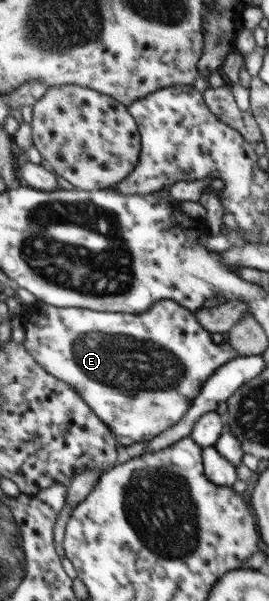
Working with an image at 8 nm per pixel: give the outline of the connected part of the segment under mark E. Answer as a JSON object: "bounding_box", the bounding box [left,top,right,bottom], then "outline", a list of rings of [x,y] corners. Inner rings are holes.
{"bounding_box":[21,300,237,446],"outline":[[[173,300],[155,302],[140,314],[101,313],[77,307],[55,307],[37,303],[26,311],[21,320],[26,331],[24,348],[33,359],[47,373],[68,383],[93,413],[109,426],[114,438],[125,446],[138,441],[148,442],[180,423],[185,412],[193,406],[193,399],[199,395],[207,378],[218,367],[237,357],[229,342],[213,342],[212,333],[197,321],[194,312]]]}

